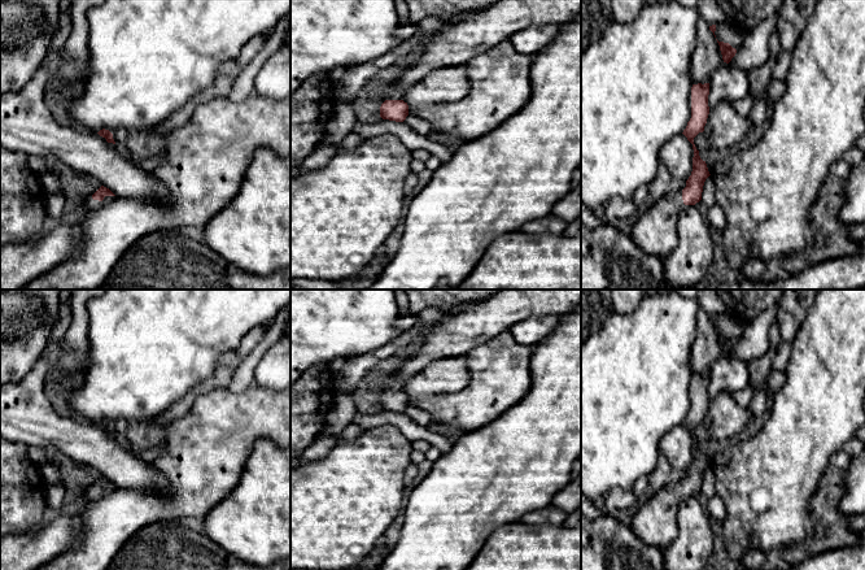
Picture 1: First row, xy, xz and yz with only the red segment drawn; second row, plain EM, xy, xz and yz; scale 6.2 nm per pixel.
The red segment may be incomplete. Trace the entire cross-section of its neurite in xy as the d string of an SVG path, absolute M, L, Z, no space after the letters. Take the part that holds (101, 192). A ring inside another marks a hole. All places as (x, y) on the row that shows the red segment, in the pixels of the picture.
M101 186L91 197L88 197L84 203L86 205L86 216L95 210L96 208L110 203L115 199L115 195L106 187Z

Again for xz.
M498 0L476 16L436 30L429 36L424 53L412 68L406 68L380 106L383 119L403 122L409 105L403 101L406 92L431 71L447 66L467 65L472 58L488 52L497 44L508 40L515 32L533 26L563 25L581 13L581 0Z

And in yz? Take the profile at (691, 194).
M698 83L691 87L691 118L683 135L693 144L693 171L682 191L672 192L652 203L632 227L630 236L647 254L665 260L677 247L677 222L685 205L695 205L702 200L705 179L711 175L705 161L699 156L694 138L704 131L709 114L709 83Z

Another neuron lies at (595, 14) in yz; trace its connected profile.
M581 0L581 53L612 22L611 0Z

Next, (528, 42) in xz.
M560 25L533 26L515 32L508 40L515 51L524 56L536 55L546 47L559 32Z

